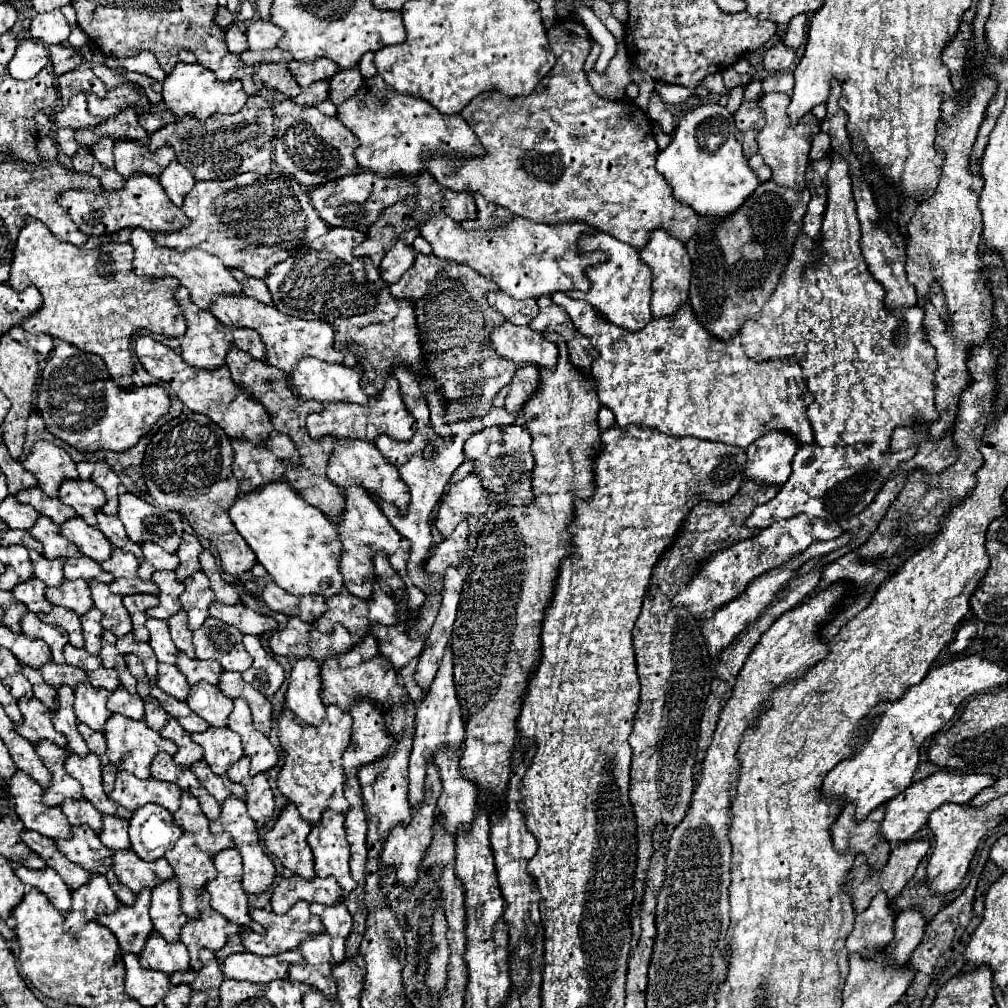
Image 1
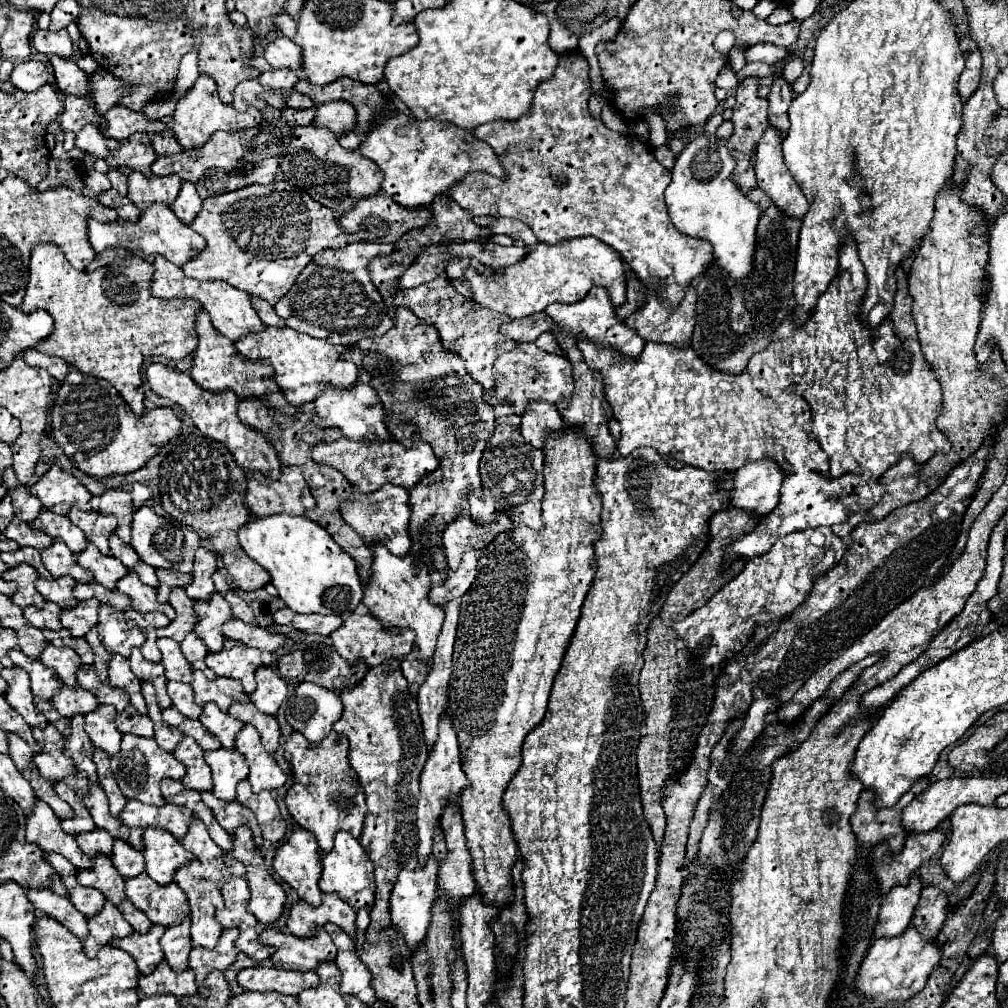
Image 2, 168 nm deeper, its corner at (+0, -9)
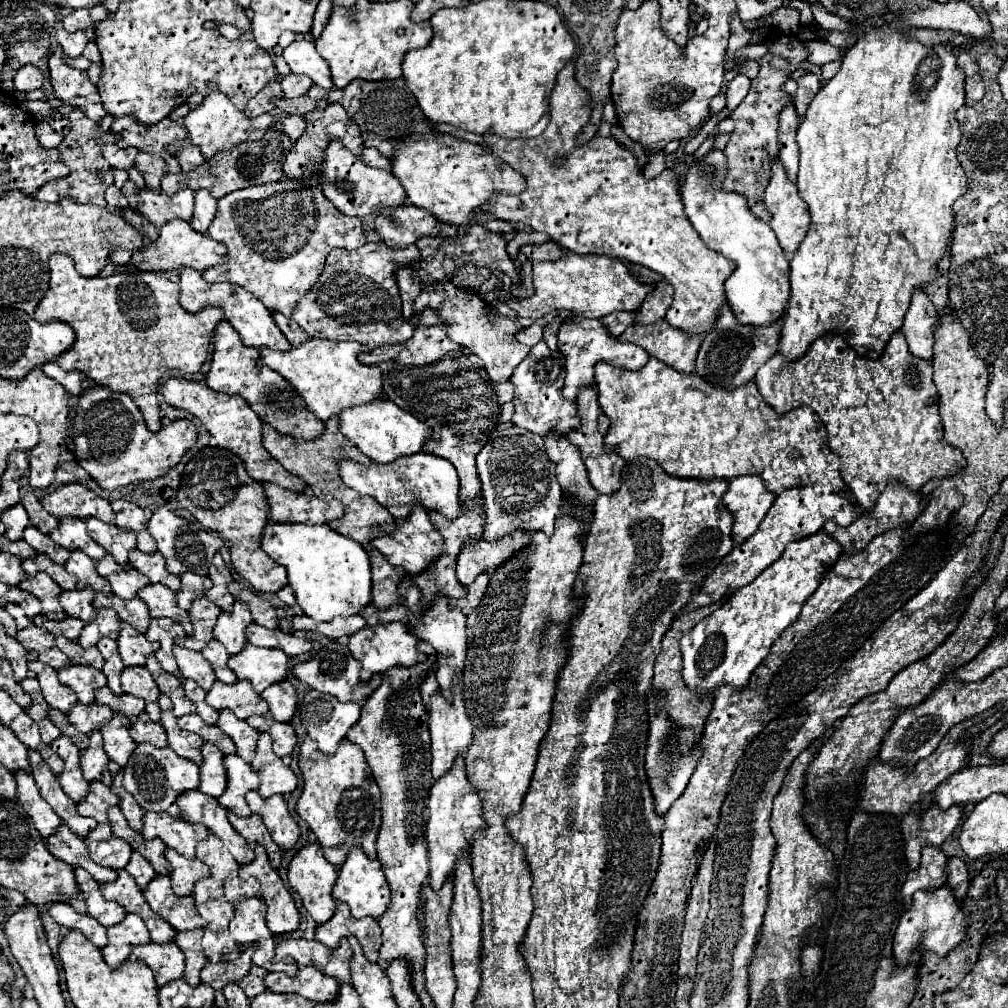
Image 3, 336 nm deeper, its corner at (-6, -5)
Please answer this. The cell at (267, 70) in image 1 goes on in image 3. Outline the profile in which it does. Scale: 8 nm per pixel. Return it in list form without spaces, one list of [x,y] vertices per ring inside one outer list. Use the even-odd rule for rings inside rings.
[[[299,96],[297,100],[289,100],[289,98],[281,98],[277,100],[277,108],[281,108],[287,114],[295,114],[295,116],[305,116],[307,112],[313,112],[317,108],[325,108],[327,100],[311,100],[309,96]]]

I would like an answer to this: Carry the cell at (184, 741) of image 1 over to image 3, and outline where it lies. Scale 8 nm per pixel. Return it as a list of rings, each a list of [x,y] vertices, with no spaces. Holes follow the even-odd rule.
[[[205,742],[203,744],[203,756],[205,764],[199,768],[201,770],[201,792],[213,798],[219,798],[225,792],[227,786],[227,770],[223,766],[223,754],[217,750],[215,744]]]

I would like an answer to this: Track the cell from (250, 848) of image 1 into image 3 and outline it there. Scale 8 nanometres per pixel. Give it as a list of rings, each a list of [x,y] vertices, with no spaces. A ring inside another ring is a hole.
[[[263,846],[255,848],[255,860],[247,866],[241,866],[239,876],[255,876],[261,882],[261,898],[267,904],[267,928],[273,936],[291,934],[299,928],[299,912],[287,888],[283,886],[279,874],[271,868],[267,852]]]

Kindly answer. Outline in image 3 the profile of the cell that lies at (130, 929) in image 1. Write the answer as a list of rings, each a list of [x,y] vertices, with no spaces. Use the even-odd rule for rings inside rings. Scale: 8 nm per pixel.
[[[145,944],[141,948],[133,948],[133,958],[137,958],[139,962],[145,962],[153,972],[155,972],[155,980],[157,986],[165,986],[173,980],[183,978],[183,954],[179,952],[177,944]]]

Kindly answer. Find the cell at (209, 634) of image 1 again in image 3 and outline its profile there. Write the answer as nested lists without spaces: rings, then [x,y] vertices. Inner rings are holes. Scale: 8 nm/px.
[[[247,644],[243,652],[229,658],[229,668],[243,680],[247,678],[261,694],[267,686],[287,678],[289,656],[277,648],[259,648]]]

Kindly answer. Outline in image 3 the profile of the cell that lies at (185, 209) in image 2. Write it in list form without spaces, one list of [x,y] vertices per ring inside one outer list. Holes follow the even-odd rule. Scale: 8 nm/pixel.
[[[205,190],[195,192],[195,216],[191,220],[193,230],[207,234],[207,228],[215,220],[215,212],[217,212],[217,200],[209,196],[209,192]]]

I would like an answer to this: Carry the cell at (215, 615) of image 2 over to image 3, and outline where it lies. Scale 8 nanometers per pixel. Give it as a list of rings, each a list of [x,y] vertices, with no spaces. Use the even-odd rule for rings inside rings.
[[[235,602],[233,612],[221,612],[221,616],[213,628],[215,640],[219,640],[231,656],[239,654],[247,644],[245,628],[249,624],[253,624],[253,616],[251,616],[249,608],[243,602]]]

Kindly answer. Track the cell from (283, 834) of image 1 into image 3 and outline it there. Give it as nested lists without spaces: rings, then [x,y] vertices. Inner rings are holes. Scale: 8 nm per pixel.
[[[309,842],[305,848],[301,848],[301,850],[293,856],[293,860],[291,860],[291,864],[289,864],[289,884],[291,884],[291,888],[301,896],[301,902],[303,902],[305,910],[309,912],[309,916],[311,916],[317,924],[325,924],[325,922],[329,920],[329,916],[335,914],[337,902],[333,900],[331,890],[333,890],[333,884],[335,884],[337,876],[339,876],[339,874],[337,874],[337,868],[331,866],[331,864],[325,860],[325,856],[323,856],[323,852],[321,852],[321,846],[319,846],[317,842],[313,842],[313,844]]]

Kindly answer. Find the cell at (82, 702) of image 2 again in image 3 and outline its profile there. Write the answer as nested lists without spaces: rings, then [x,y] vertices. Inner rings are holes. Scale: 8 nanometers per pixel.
[[[83,704],[73,706],[73,712],[69,714],[69,722],[81,732],[81,734],[91,734],[93,730],[103,728],[109,720],[113,718],[113,710],[103,704],[91,704],[85,708]]]

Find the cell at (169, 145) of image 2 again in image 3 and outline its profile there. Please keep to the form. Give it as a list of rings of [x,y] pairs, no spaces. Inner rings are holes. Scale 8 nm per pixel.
[[[189,144],[189,146],[181,148],[181,152],[177,154],[177,160],[179,160],[179,164],[181,164],[183,172],[191,172],[191,170],[193,170],[193,168],[197,168],[201,162],[205,162],[203,154],[201,154],[201,152],[199,152],[199,148],[197,148],[197,146],[193,146],[193,144]]]

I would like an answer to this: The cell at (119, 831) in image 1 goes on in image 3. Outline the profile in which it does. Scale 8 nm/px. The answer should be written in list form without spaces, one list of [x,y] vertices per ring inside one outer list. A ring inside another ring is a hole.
[[[133,852],[133,856],[131,856],[129,864],[125,866],[125,870],[135,878],[139,890],[145,890],[145,886],[155,878],[153,866],[141,854],[137,854],[137,852]]]

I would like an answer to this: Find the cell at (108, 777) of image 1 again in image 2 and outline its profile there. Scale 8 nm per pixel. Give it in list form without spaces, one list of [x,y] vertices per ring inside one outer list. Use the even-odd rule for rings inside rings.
[[[113,784],[113,788],[111,790],[105,790],[105,792],[111,792],[111,794],[107,794],[107,798],[109,798],[109,812],[113,816],[119,816],[119,812],[123,810],[123,804],[127,802],[127,798],[119,792],[117,784]]]

